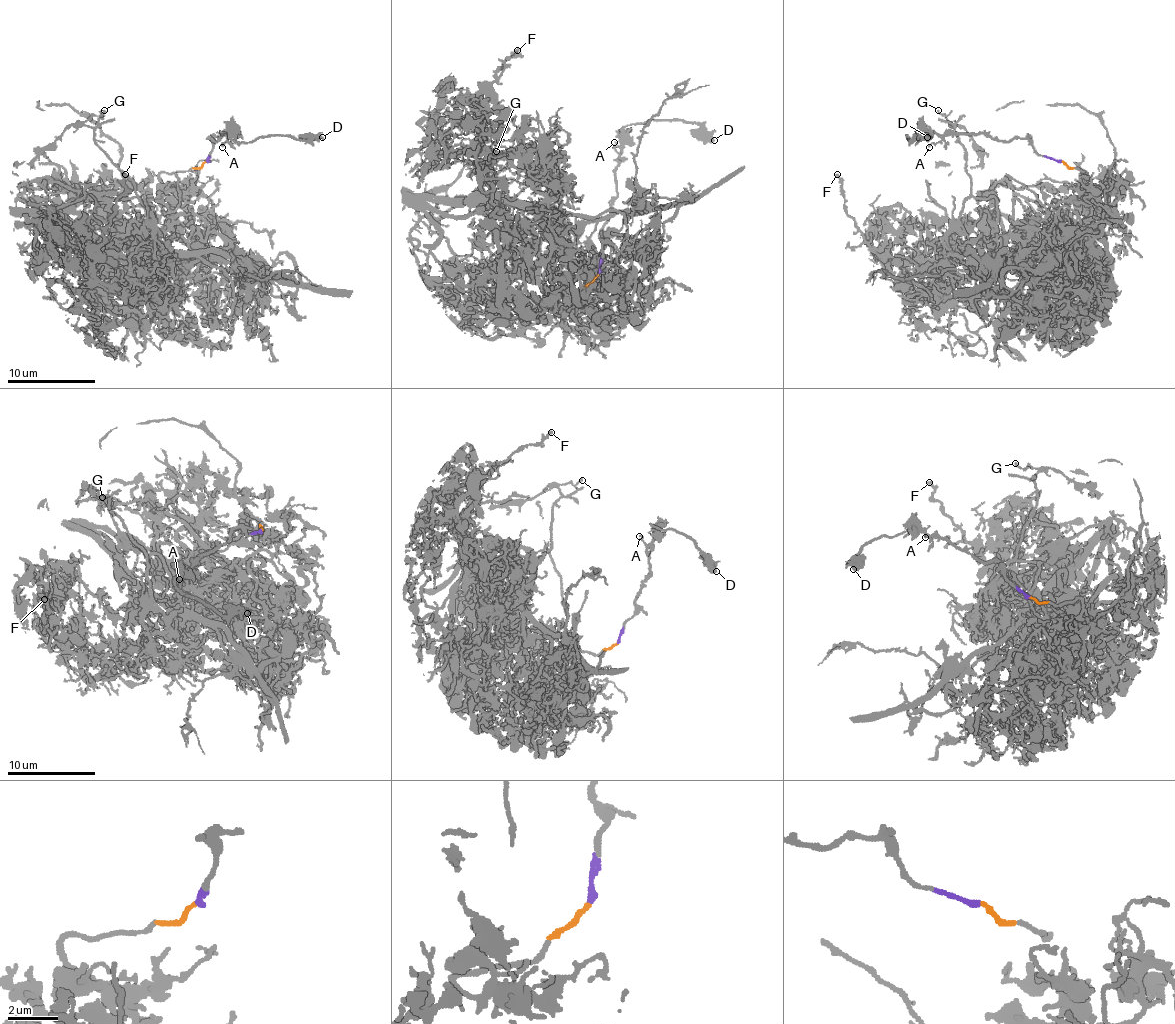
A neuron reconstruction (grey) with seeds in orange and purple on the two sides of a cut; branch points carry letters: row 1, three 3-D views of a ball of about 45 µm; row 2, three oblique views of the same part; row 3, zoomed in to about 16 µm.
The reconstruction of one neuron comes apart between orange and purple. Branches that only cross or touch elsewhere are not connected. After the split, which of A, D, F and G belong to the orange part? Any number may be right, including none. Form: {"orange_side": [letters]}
{"orange_side": ["F", "G"]}

